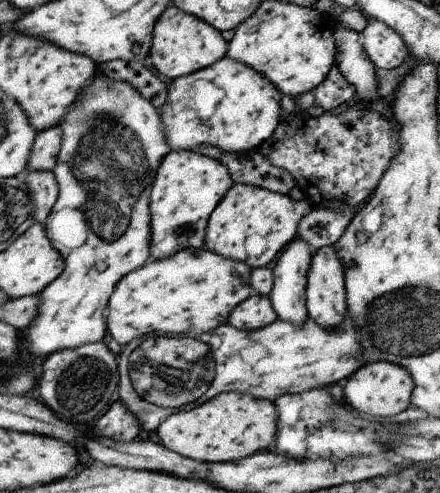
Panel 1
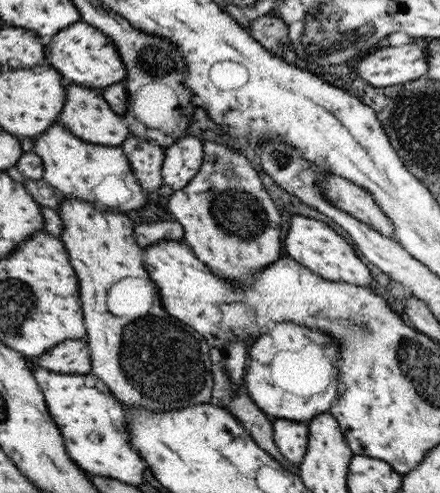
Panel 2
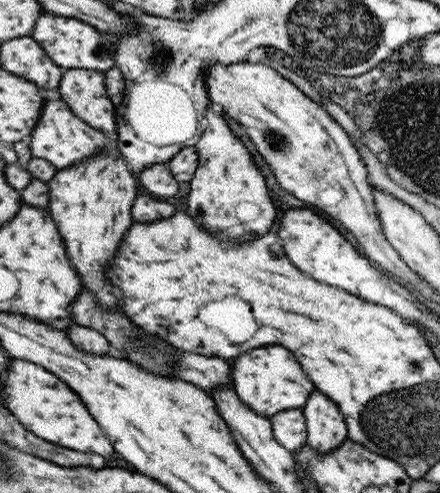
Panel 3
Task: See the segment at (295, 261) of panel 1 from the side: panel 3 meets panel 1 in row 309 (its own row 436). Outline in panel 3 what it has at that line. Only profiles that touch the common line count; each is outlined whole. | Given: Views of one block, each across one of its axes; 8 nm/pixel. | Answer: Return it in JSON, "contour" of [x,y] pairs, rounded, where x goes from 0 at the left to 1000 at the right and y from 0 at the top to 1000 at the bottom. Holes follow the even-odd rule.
{"contour":[[[684,832],[634,836],[611,848],[625,892],[661,921],[684,917],[698,905],[698,856]]]}

